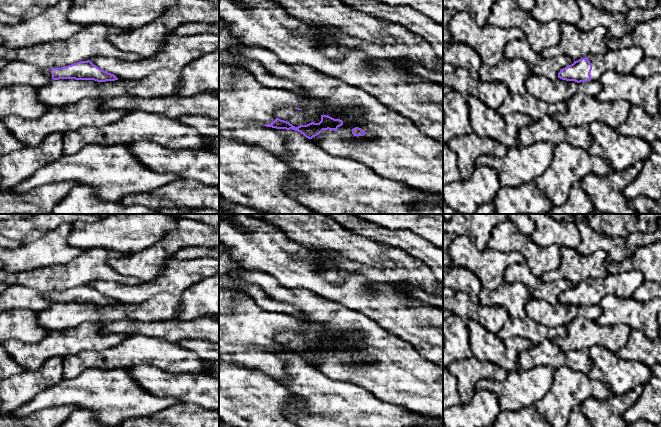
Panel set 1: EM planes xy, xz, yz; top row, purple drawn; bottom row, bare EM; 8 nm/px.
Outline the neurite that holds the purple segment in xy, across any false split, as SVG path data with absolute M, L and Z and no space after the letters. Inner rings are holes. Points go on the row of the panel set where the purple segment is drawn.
M9 60L0 69L0 91L3 88L16 85L40 88L59 79L94 80L97 82L118 80L114 74L100 69L90 60L61 68L42 68L20 60Z

